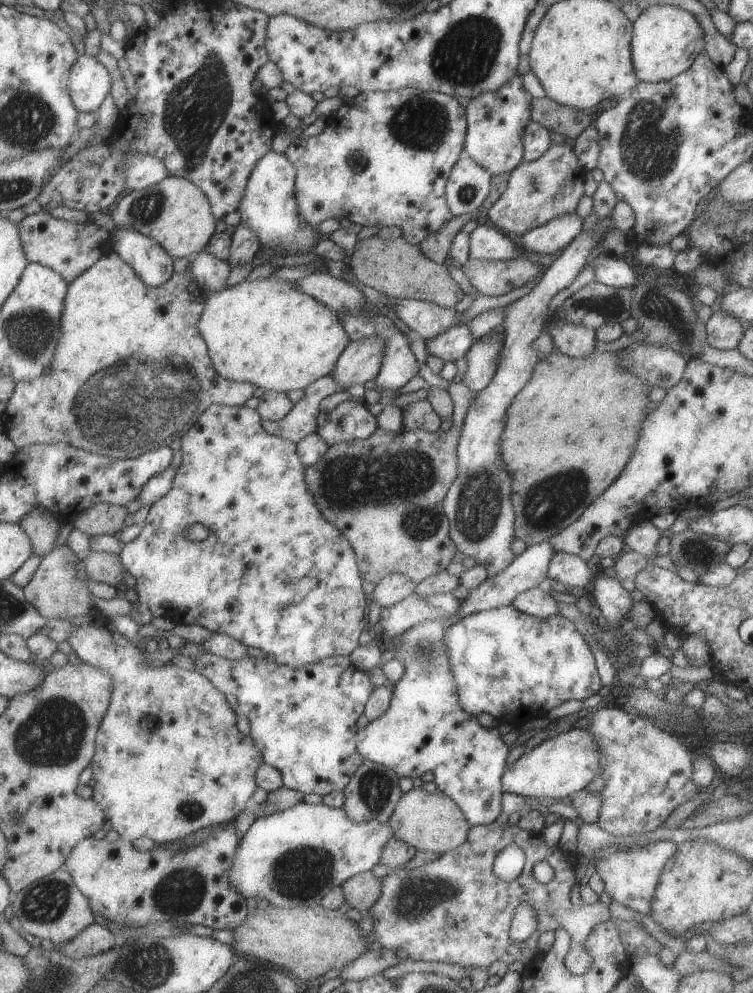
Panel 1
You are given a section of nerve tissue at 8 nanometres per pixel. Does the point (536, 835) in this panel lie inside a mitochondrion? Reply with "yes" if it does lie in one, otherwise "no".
no

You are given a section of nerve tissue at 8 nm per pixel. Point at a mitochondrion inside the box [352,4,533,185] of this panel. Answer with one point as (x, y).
(464, 55)

